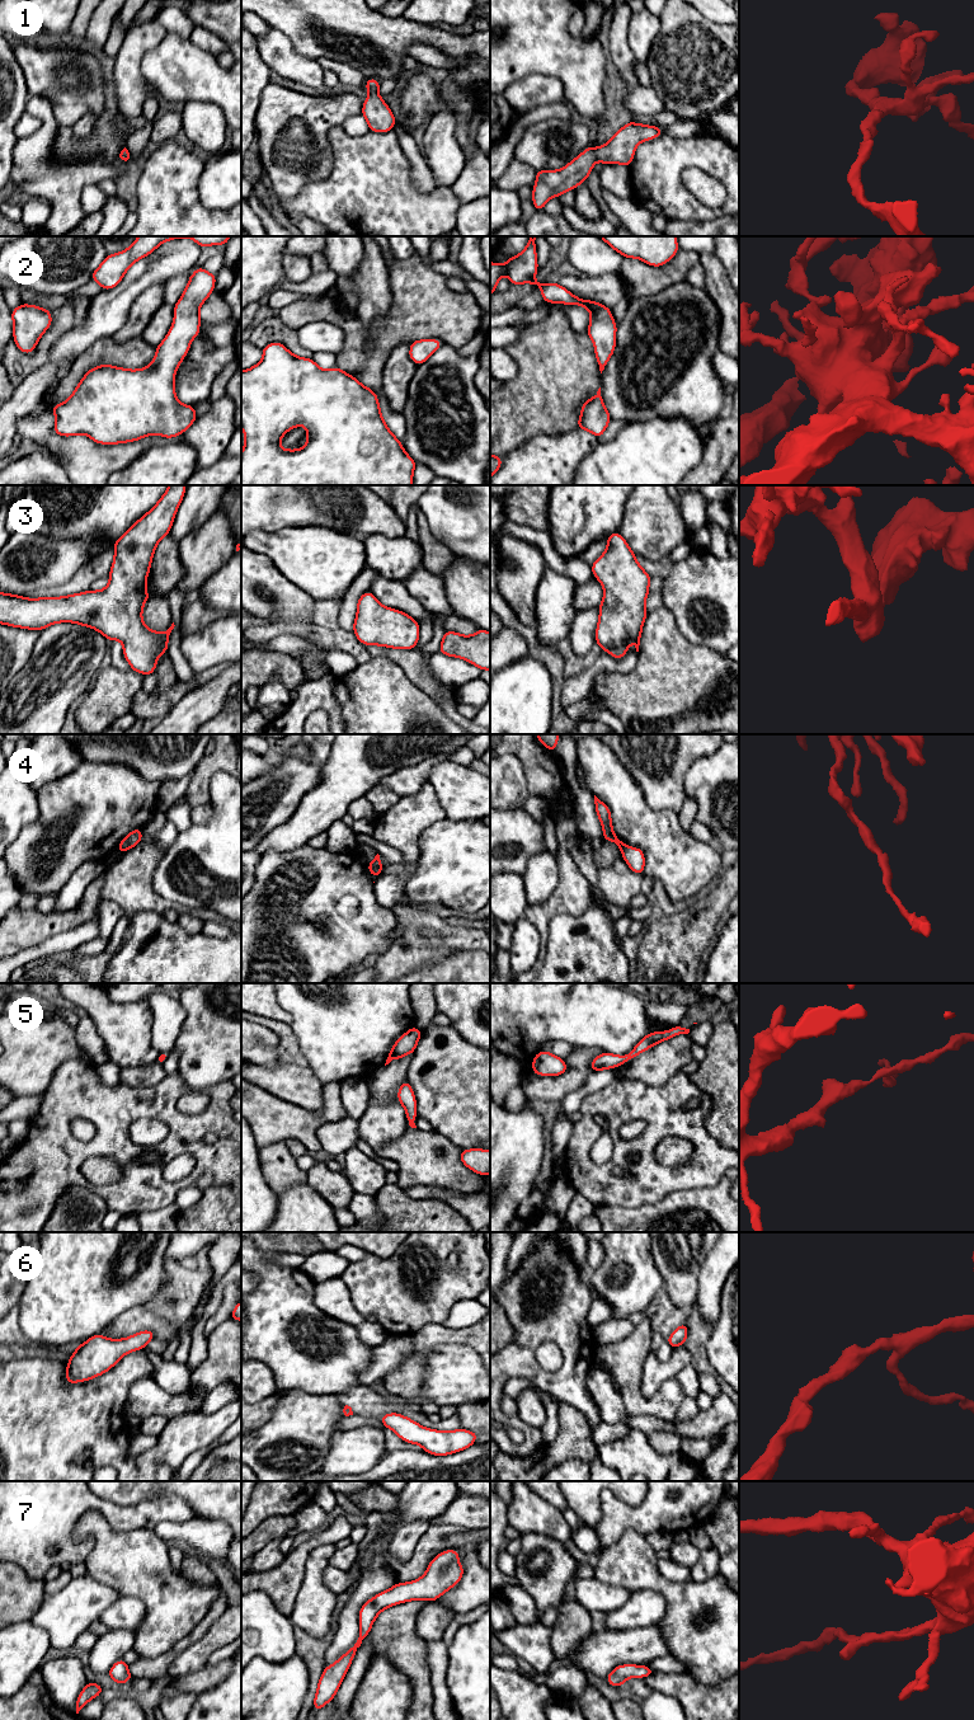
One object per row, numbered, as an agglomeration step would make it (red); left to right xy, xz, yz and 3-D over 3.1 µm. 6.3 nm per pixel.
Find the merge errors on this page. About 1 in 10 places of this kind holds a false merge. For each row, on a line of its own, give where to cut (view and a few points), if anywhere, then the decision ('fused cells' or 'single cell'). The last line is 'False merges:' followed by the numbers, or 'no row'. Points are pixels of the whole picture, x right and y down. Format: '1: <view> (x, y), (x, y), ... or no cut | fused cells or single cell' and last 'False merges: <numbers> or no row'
1: no cut | single cell
2: no cut | single cell
3: no cut | single cell
4: yz (626, 845), (621, 849) | fused cells
5: no cut | single cell
6: no cut | single cell
7: no cut | single cell
False merges: 4

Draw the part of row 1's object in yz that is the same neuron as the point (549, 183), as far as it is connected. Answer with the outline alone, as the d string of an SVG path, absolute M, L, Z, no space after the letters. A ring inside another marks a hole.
M630 121L607 144L596 149L588 146L560 170L536 171L536 183L532 191L536 211L544 210L550 198L560 197L585 182L597 160L602 164L630 166L636 146L662 135L663 131L658 126L645 126Z

